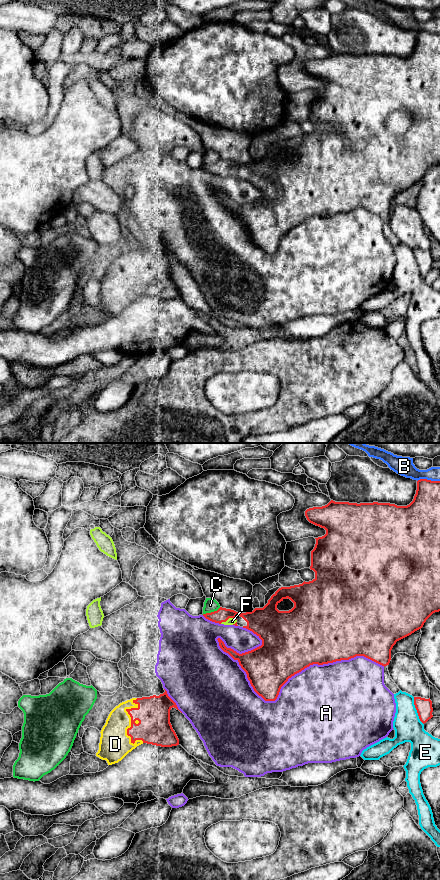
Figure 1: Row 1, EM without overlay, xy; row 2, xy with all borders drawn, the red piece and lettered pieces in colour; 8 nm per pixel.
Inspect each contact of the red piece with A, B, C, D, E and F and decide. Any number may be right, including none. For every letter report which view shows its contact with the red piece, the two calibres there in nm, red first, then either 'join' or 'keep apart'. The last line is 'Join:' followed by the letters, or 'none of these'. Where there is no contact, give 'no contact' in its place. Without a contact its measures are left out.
A: meets red in xy; 440 nm thick on the red side, 480 nm on the other; keep apart
B: meets red in xy; 240 nm thick on the red side, 150 nm on the other; keep apart
C: meets red in xy; 110 nm thick on the red side, 110 nm on the other; keep apart
D: meets red in xy; 280 nm thick on the red side, 240 nm on the other; join
E: meets red in xy; 130 nm thick on the red side, 220 nm on the other; keep apart
F: meets red in xy; 200 nm thick on the red side, 60 nm on the other; join
Join: D, F

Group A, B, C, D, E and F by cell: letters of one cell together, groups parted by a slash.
A / B / C / D F / E

